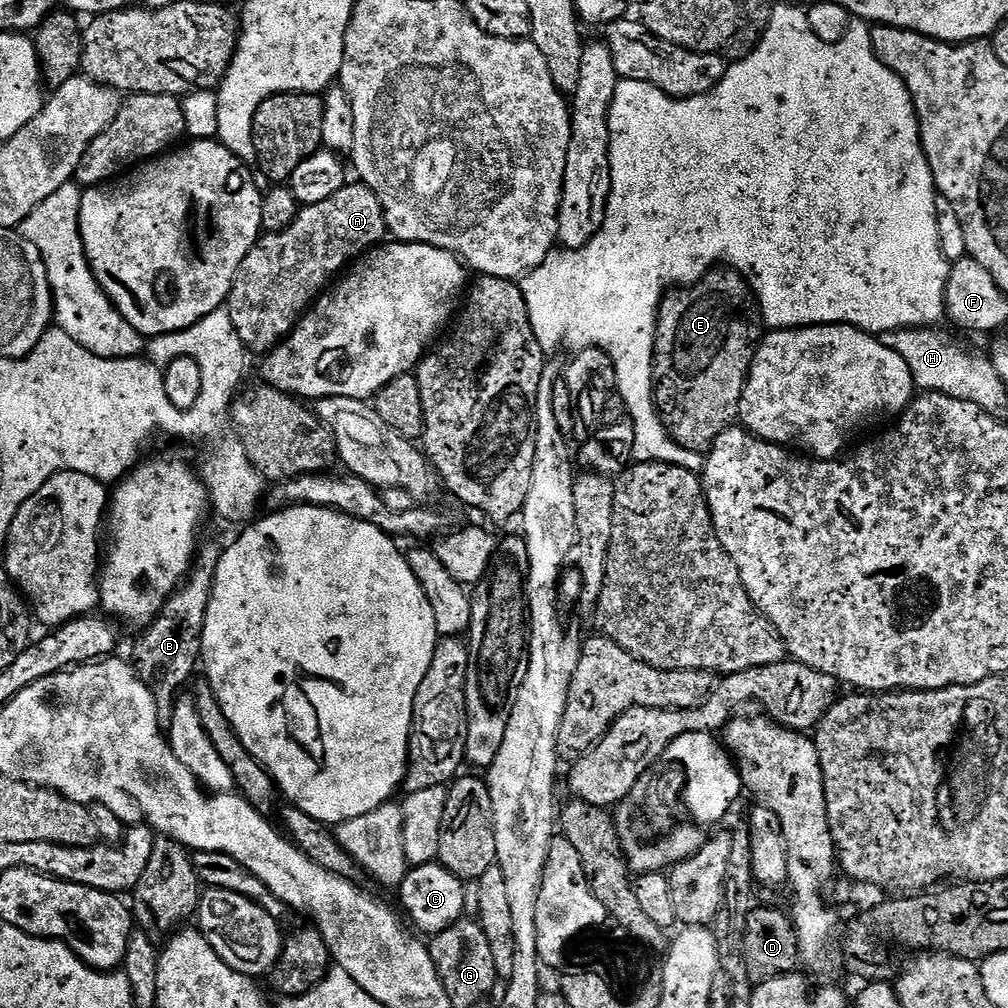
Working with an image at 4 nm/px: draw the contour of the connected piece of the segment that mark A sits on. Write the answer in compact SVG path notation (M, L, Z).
M359 182L346 183L344 188L338 190L336 194L331 194L324 202L301 207L289 228L261 235L256 245L246 254L226 301L230 320L247 351L252 354L254 352L267 354L281 340L288 339L301 316L316 303L321 293L349 265L359 260L364 253L377 247L388 235L388 223L384 217L382 202L378 202L378 194L374 194L374 190Z

